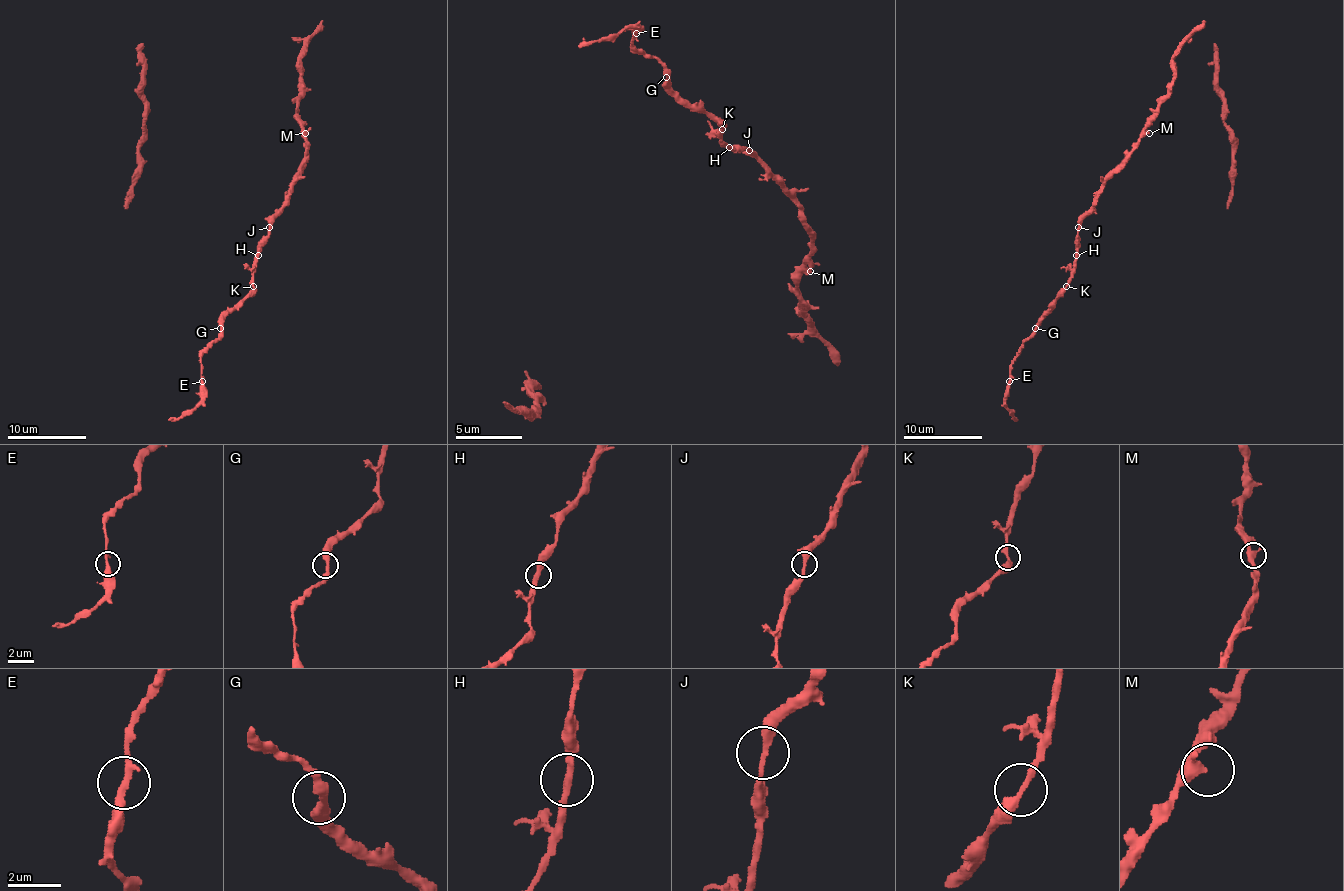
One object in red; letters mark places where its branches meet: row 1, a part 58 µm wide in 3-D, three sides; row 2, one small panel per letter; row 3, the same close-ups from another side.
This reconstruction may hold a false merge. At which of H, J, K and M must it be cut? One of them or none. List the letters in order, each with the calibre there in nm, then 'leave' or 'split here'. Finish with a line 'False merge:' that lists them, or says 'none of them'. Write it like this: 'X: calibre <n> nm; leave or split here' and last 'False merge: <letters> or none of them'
H: calibre 320 nm; leave
J: calibre 320 nm; leave
K: calibre 340 nm; leave
M: calibre 360 nm; leave
False merge: none of them

